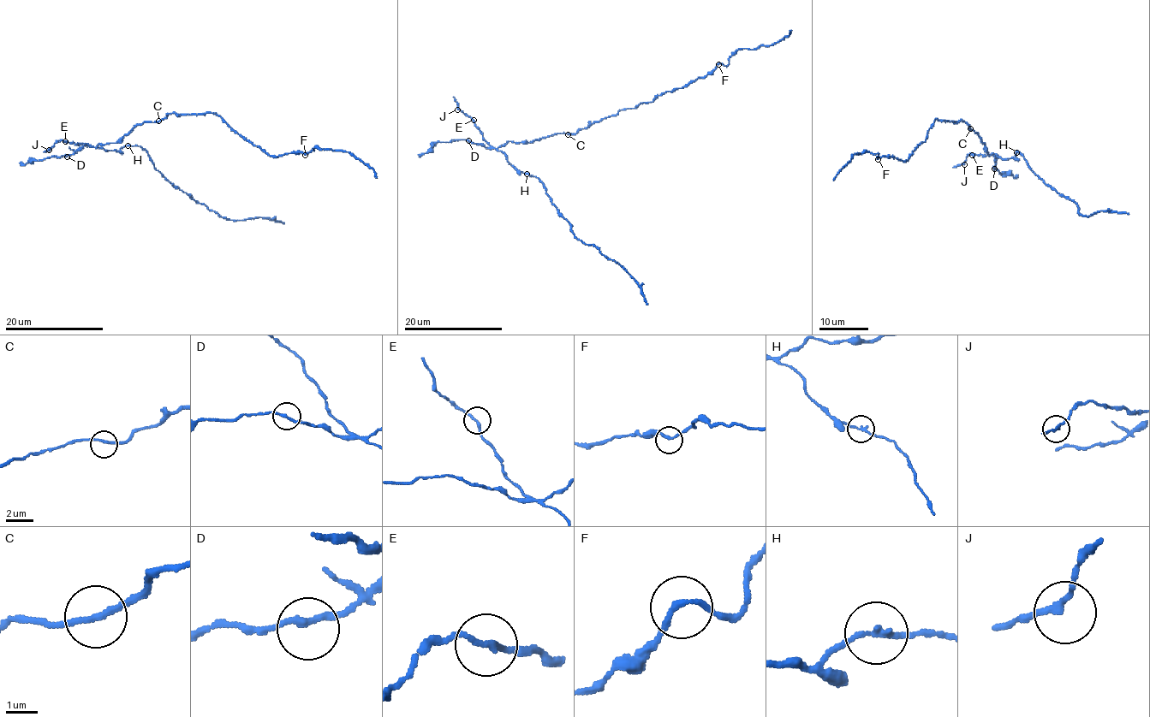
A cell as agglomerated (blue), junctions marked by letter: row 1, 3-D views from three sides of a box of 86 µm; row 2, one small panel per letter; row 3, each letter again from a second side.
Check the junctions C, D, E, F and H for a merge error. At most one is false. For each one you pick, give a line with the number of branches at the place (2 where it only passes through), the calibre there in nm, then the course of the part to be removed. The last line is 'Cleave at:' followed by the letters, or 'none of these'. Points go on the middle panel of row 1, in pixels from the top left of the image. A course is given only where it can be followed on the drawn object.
Cleave at: none of these

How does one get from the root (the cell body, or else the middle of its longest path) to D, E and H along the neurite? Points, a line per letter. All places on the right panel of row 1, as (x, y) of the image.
D: (976, 133), (986, 144), (987, 154), (998, 157), (994, 168)
E: (976, 133), (986, 144), (987, 154), (997, 157), (972, 155)
H: (976, 133), (986, 144), (987, 154), (1002, 158), (1014, 157), (1017, 152)

